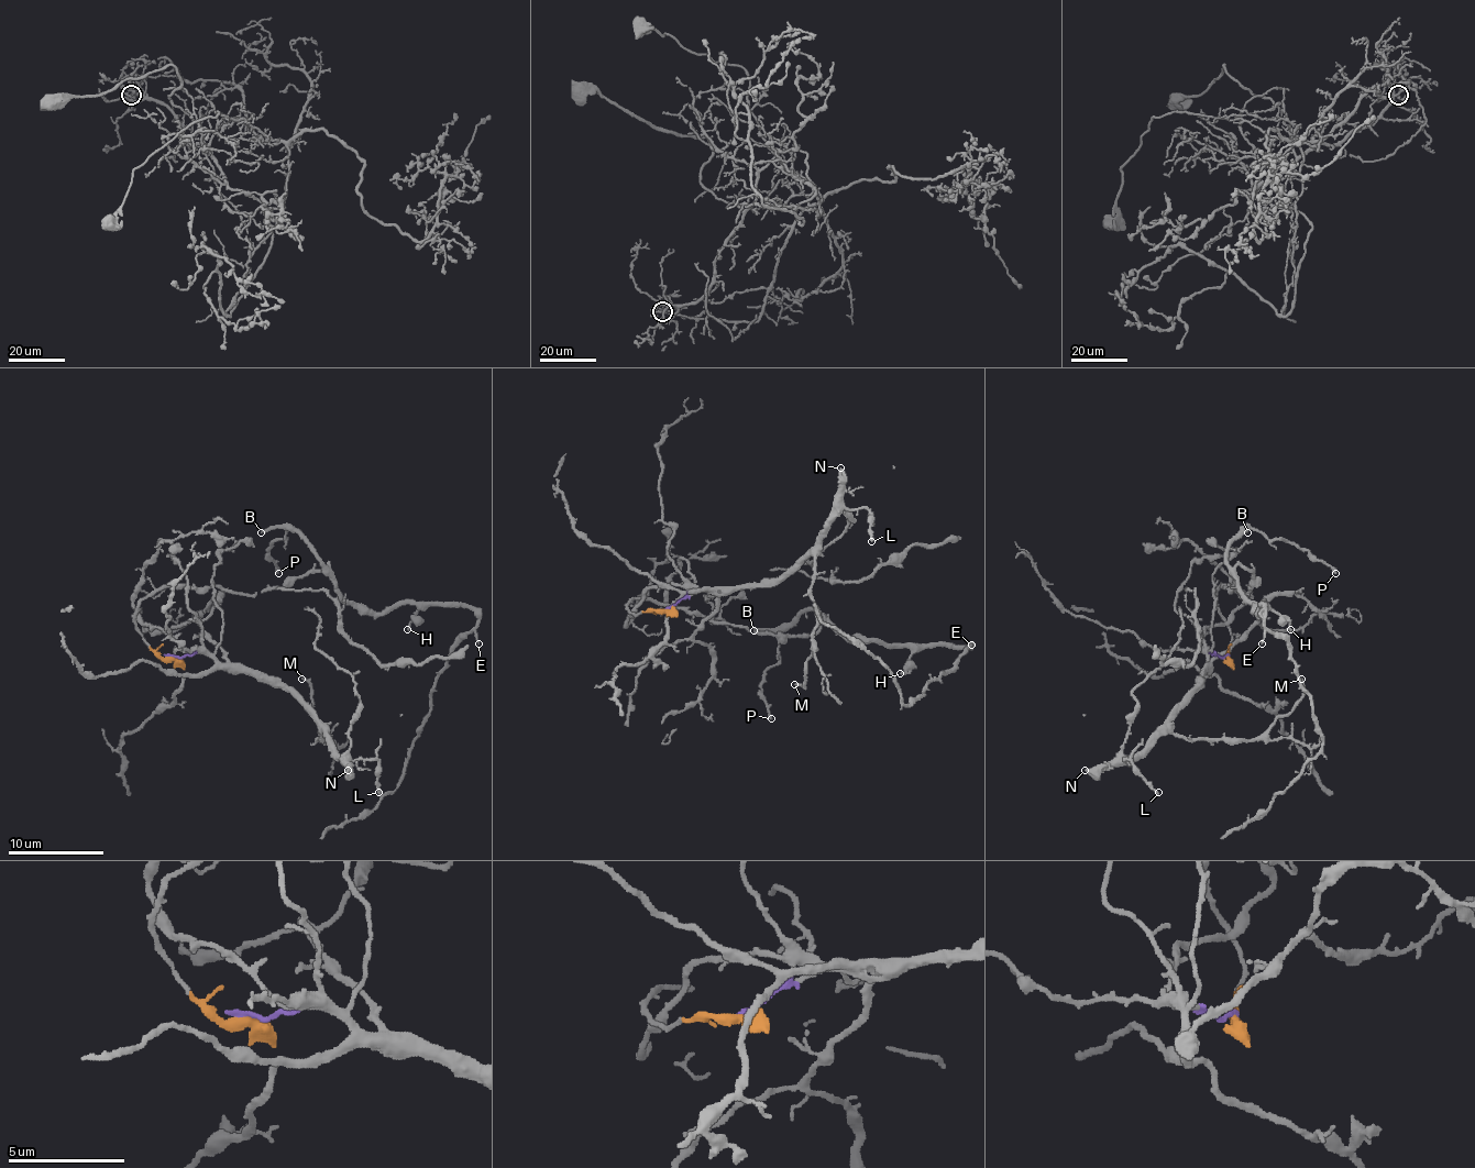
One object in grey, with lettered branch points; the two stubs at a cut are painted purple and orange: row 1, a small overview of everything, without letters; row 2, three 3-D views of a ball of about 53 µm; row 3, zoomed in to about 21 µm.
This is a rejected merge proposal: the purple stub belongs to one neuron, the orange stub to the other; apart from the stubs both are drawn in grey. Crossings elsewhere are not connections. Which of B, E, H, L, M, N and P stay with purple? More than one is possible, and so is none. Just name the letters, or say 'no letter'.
L, M, N

